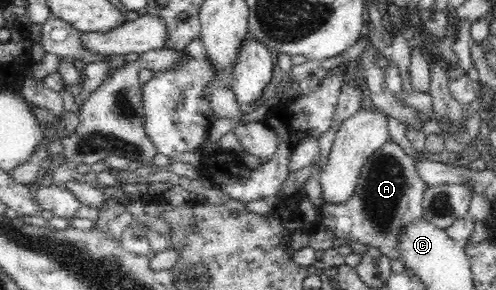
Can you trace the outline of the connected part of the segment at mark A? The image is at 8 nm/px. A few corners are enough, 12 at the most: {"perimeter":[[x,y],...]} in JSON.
{"perimeter":[[386,141],[360,167],[354,195],[324,203],[338,241],[400,259],[404,225],[423,217],[427,183]]}

